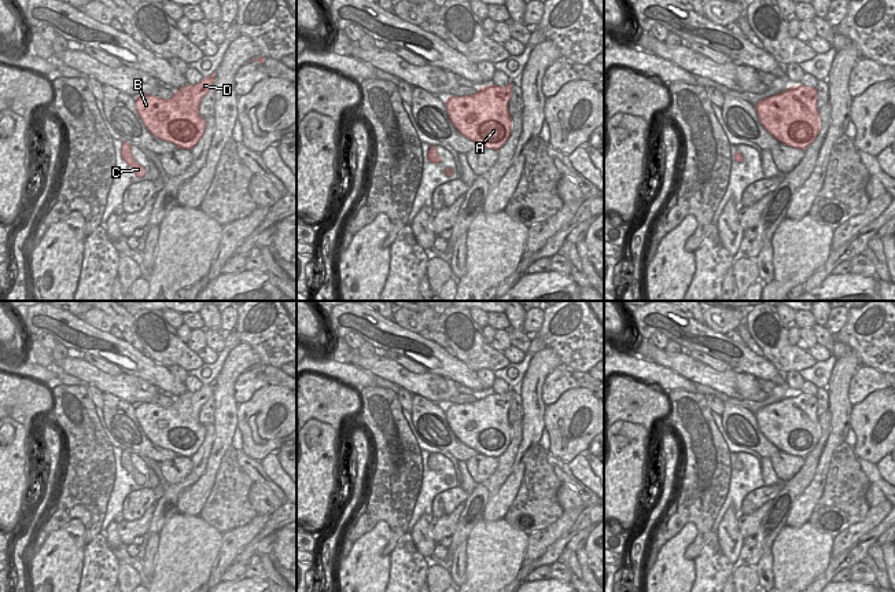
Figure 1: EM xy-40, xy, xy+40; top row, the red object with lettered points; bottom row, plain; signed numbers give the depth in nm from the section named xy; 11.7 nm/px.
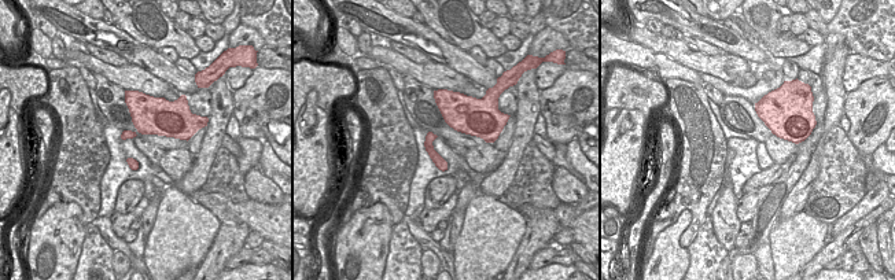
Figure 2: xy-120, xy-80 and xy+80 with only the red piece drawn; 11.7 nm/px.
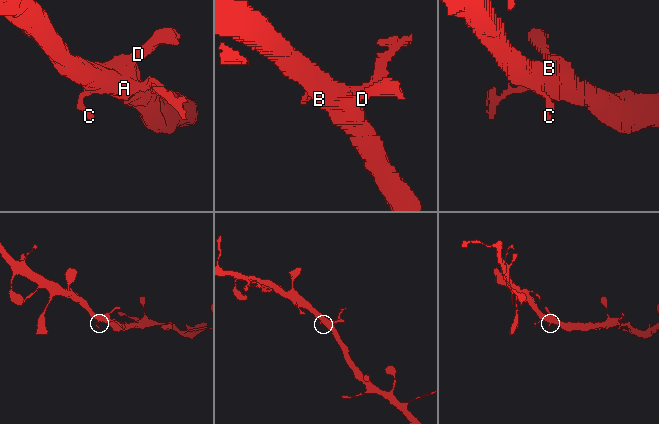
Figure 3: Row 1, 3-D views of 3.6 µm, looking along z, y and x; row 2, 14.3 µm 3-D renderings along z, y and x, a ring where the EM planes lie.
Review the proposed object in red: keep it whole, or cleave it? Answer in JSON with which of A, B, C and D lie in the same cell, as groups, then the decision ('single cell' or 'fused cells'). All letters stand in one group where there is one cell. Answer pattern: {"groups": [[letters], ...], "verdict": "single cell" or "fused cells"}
{"groups": [["A", "B", "C", "D"]], "verdict": "single cell"}

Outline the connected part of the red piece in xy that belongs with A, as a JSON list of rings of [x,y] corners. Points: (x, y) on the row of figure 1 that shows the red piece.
[[[512,82],[505,87],[478,87],[474,95],[448,98],[446,113],[464,137],[485,148],[500,150],[512,129],[508,113],[511,93]]]

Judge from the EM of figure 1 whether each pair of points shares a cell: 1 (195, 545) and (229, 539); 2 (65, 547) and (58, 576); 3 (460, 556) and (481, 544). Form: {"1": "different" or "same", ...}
{"1": "different", "2": "same", "3": "different"}

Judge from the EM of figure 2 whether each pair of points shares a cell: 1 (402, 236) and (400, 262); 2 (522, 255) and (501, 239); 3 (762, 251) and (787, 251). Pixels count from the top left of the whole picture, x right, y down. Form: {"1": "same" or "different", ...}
{"1": "same", "2": "different", "3": "different"}

